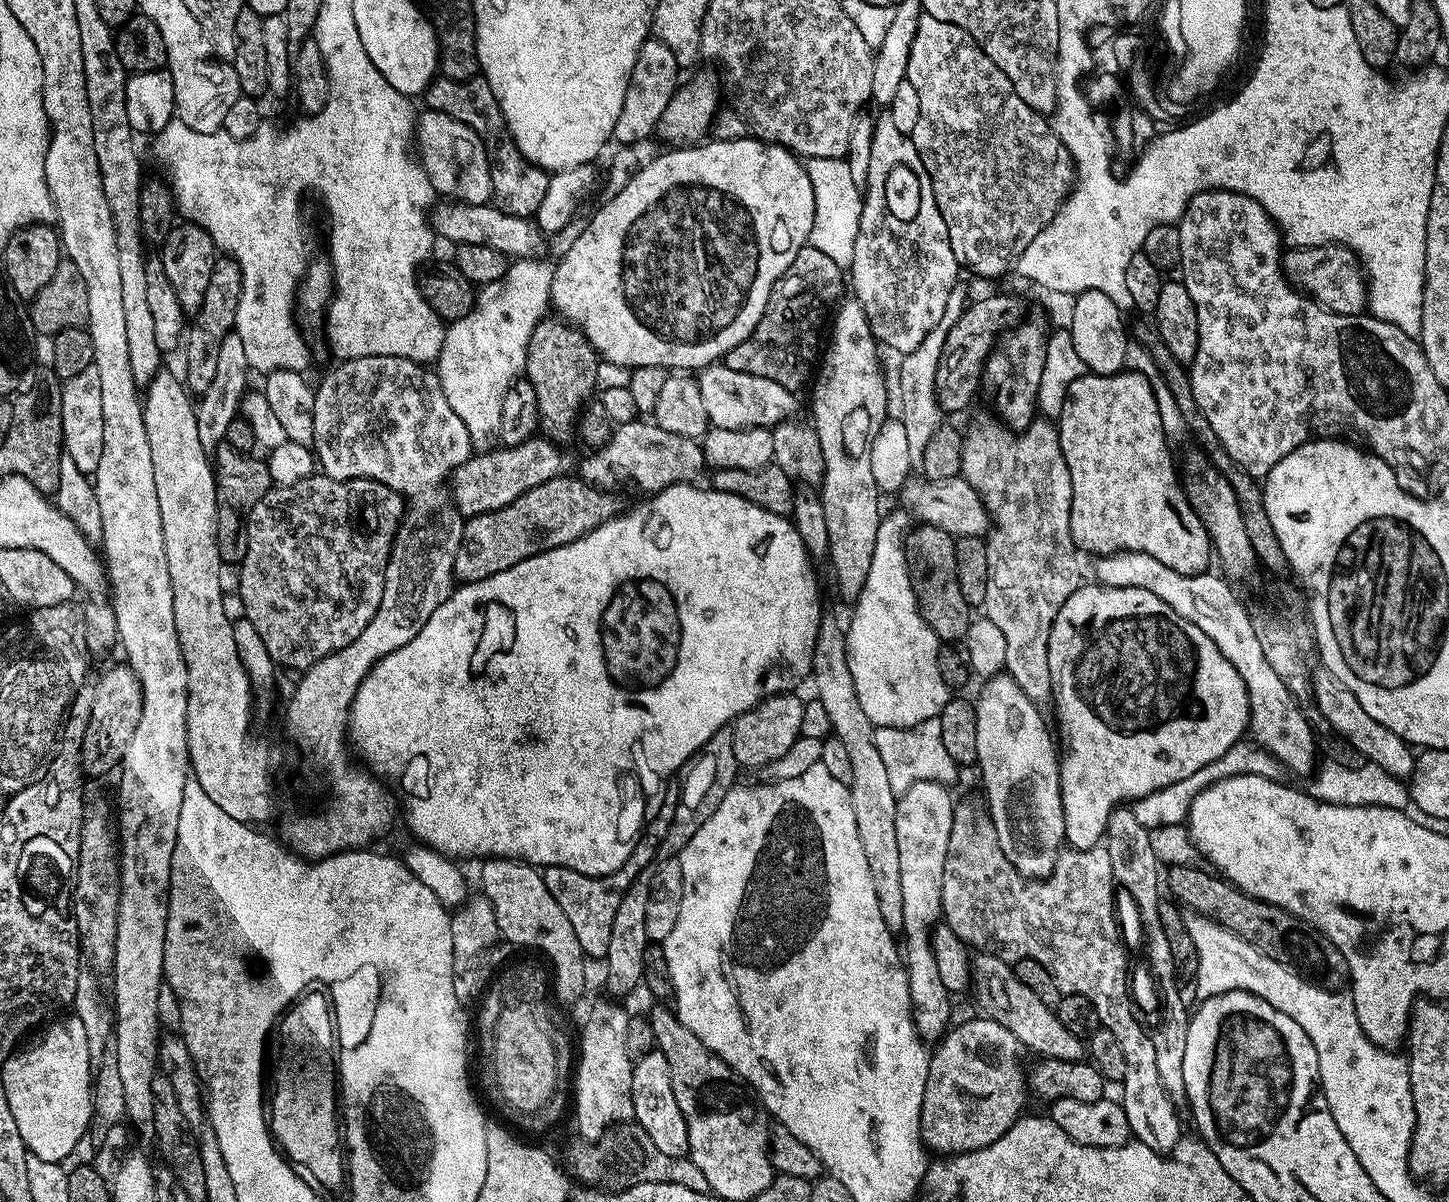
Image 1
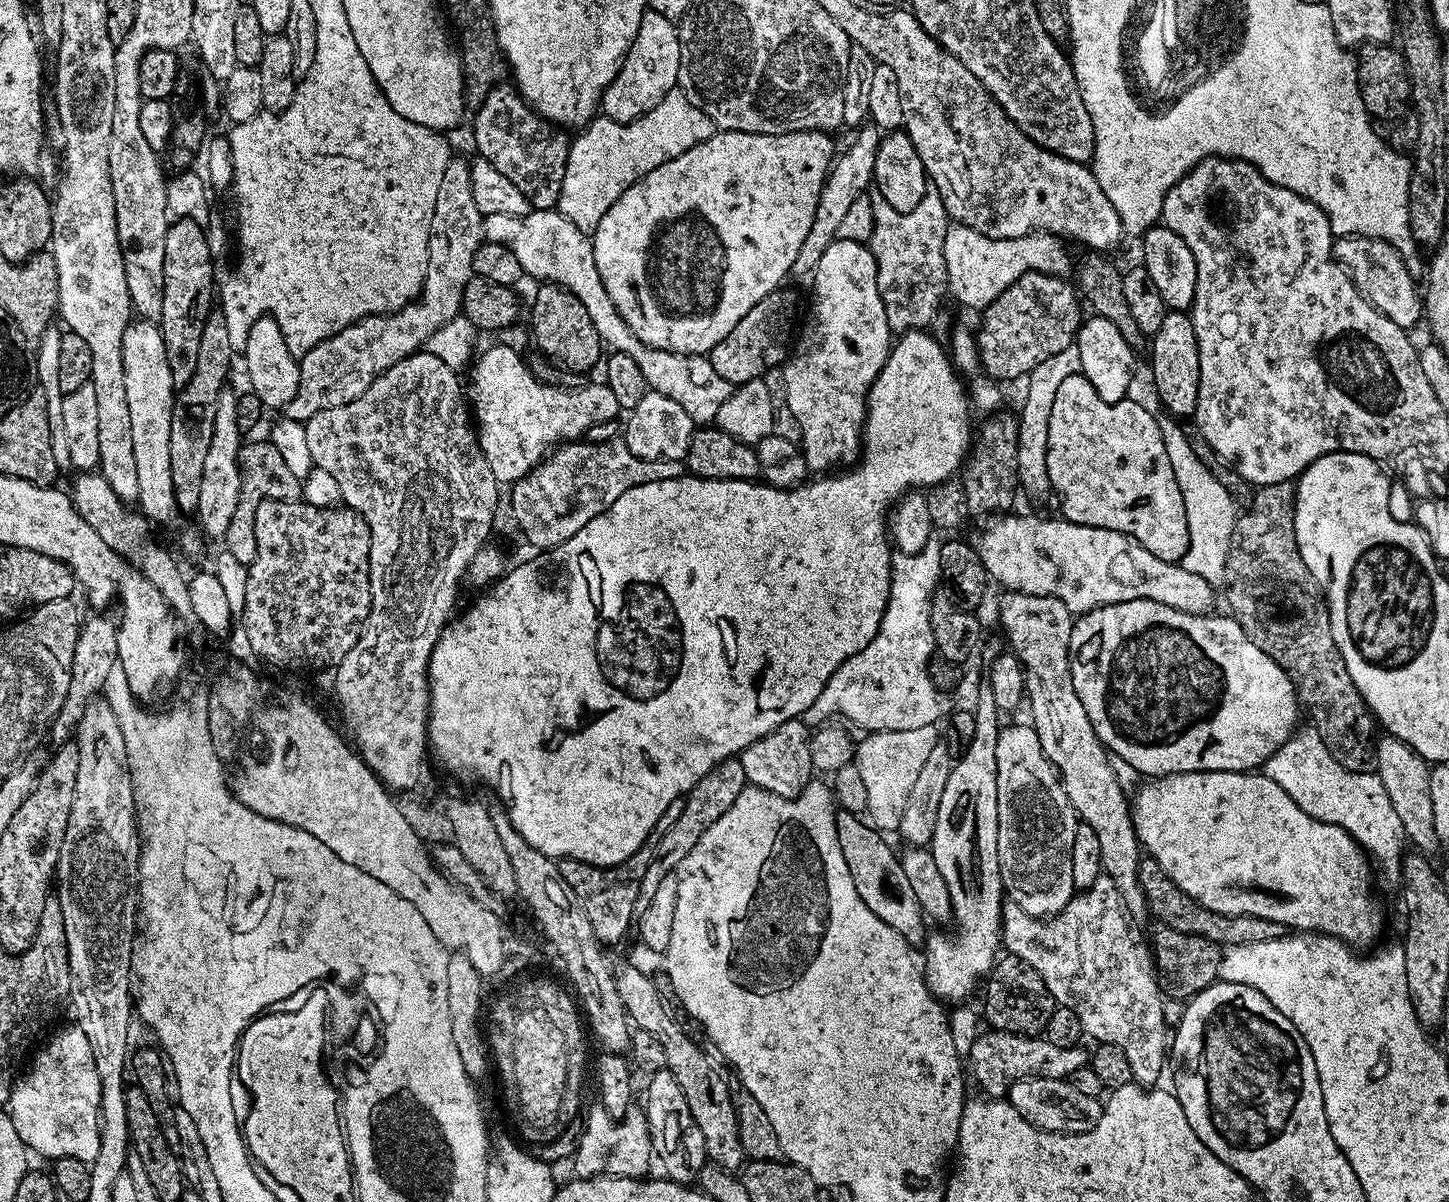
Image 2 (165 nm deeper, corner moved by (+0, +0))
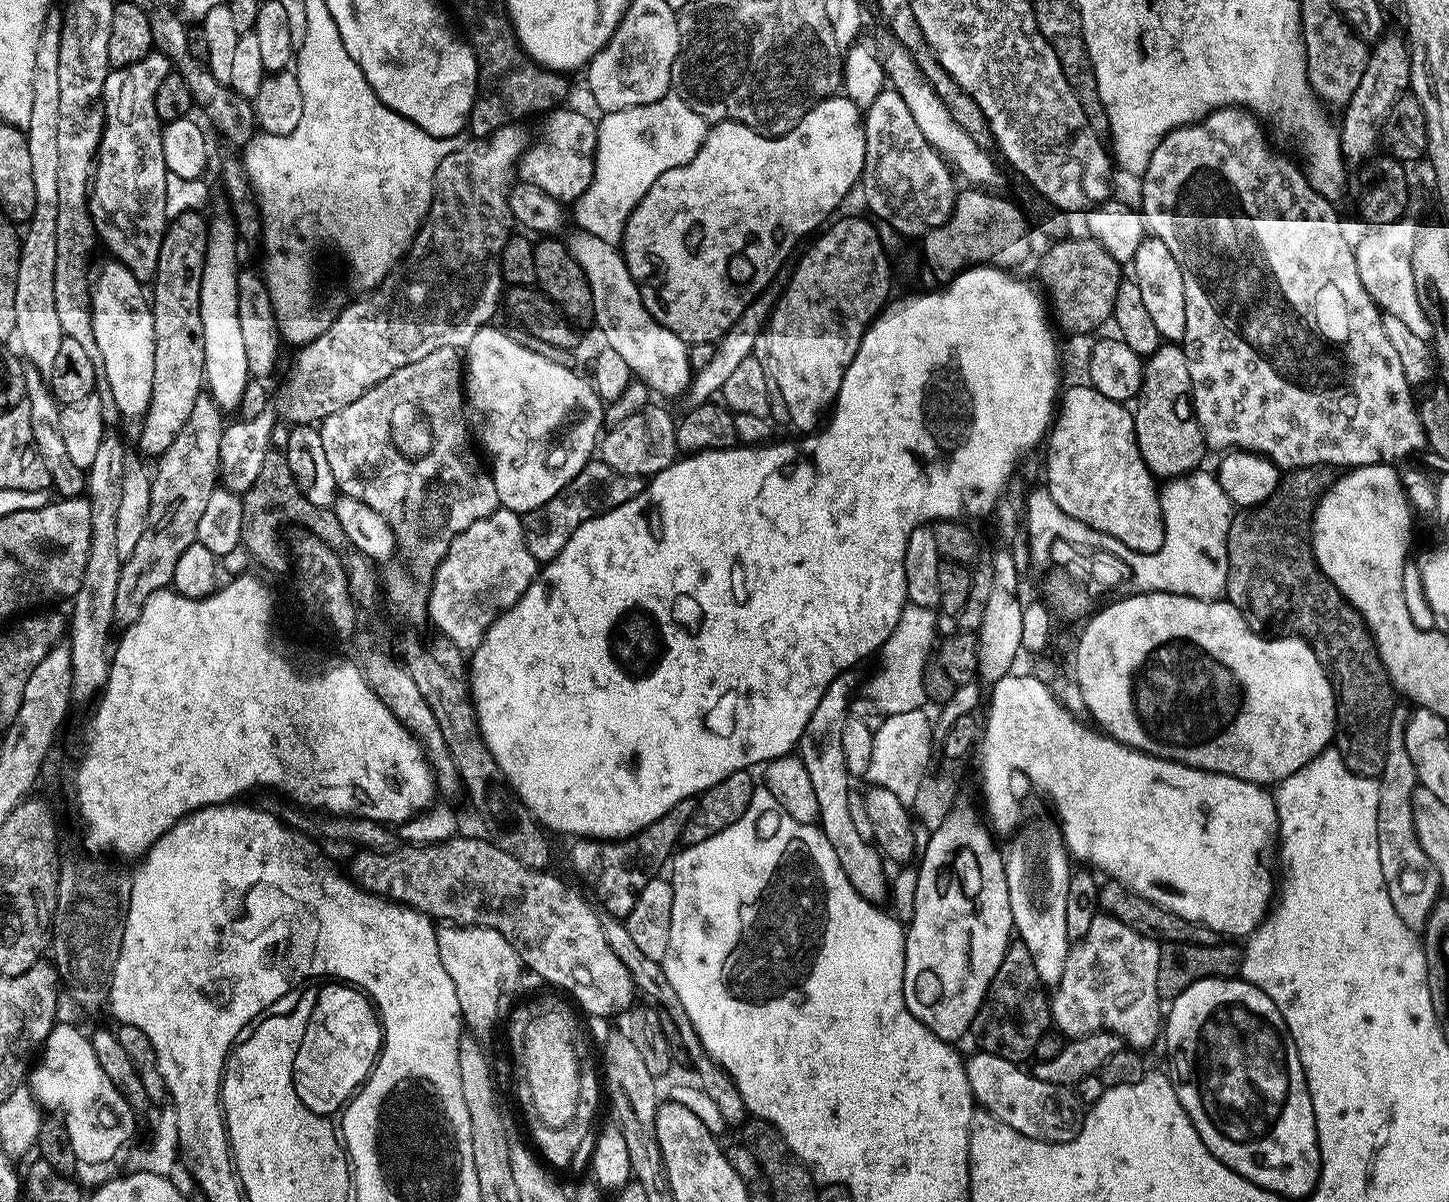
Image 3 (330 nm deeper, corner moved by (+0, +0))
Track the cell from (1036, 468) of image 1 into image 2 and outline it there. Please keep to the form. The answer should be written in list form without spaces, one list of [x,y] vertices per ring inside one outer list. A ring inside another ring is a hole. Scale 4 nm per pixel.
[[[1005,591],[1000,600],[1000,624],[1004,627],[1004,636],[1008,639],[1007,647],[1013,656],[1020,659],[1024,670],[1024,687],[1026,704],[1032,707],[1030,723],[1036,729],[1038,742],[1042,742],[1042,750],[1046,758],[1056,767],[1060,774],[1060,785],[1066,790],[1066,798],[1072,804],[1077,817],[1094,830],[1098,837],[1098,846],[1102,846],[1103,875],[1116,881],[1116,889],[1124,911],[1133,921],[1149,915],[1148,903],[1142,894],[1142,886],[1138,882],[1138,866],[1142,859],[1142,845],[1136,837],[1136,827],[1132,821],[1130,800],[1122,787],[1115,780],[1114,770],[1110,770],[1107,751],[1094,734],[1094,726],[1090,726],[1090,718],[1086,718],[1086,706],[1082,706],[1082,698],[1074,690],[1074,678],[1070,674],[1070,634],[1074,623],[1074,613],[1058,598],[1039,596],[1038,594],[1022,594]]]

